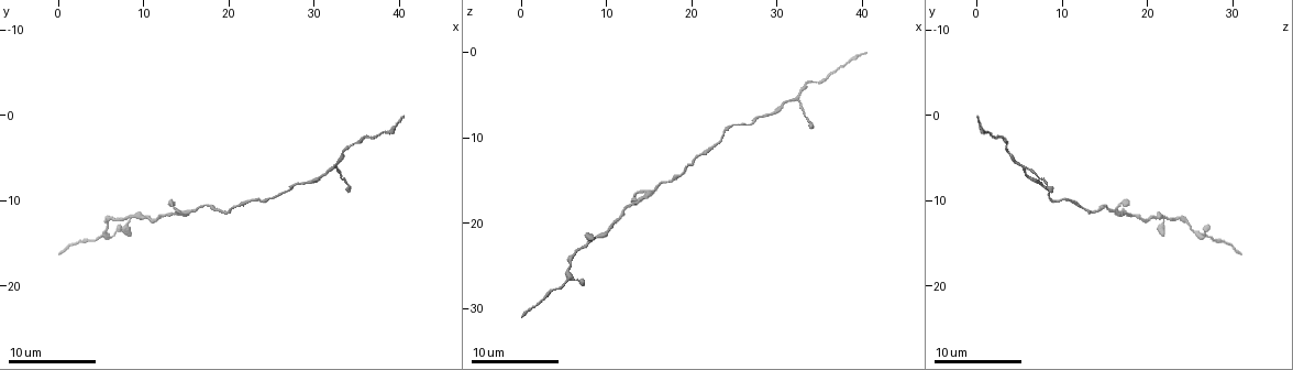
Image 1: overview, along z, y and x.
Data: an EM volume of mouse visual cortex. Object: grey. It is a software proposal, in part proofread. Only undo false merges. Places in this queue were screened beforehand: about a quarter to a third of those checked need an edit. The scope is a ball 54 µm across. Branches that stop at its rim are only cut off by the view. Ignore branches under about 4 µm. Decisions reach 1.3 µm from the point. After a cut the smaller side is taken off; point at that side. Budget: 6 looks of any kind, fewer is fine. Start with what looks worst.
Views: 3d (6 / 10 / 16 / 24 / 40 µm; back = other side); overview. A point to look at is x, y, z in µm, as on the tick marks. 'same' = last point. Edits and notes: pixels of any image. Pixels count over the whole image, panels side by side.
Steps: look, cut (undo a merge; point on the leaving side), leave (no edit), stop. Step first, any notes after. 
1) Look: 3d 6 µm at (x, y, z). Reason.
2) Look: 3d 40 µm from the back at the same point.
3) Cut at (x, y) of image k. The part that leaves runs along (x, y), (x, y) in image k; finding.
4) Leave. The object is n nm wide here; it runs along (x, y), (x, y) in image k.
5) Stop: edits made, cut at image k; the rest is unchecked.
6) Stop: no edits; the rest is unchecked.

Look: 3d 10 µm at (32.4, 6.2, 5.8). Side arm on a straight run.

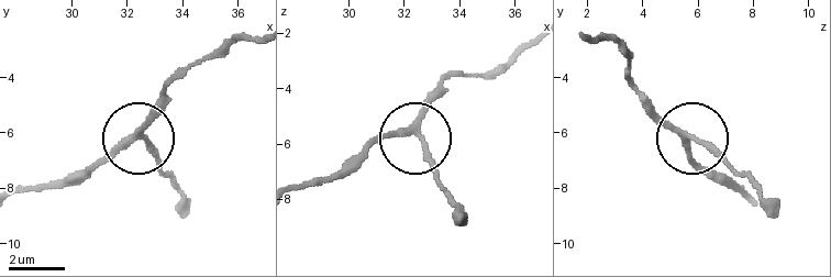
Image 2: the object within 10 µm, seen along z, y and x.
Look: 3d 6 µm at (32.6, 6.2, 5.9).

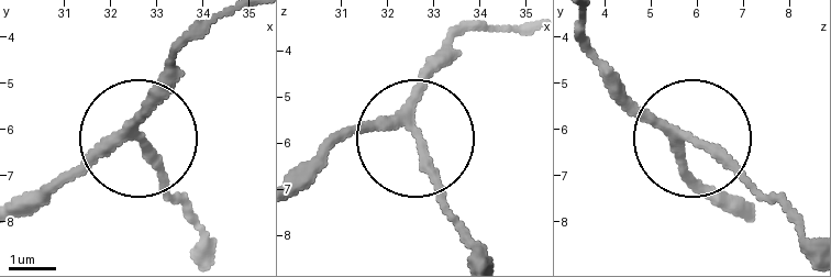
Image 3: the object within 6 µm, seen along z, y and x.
Leave. It runs along (22, 214), (80, 163), (136, 140), (195, 226) in image 3; one cell here.

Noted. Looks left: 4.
Look: 3d 16 µm at (8.2, 12.2, 21.8). Sudden change in width.

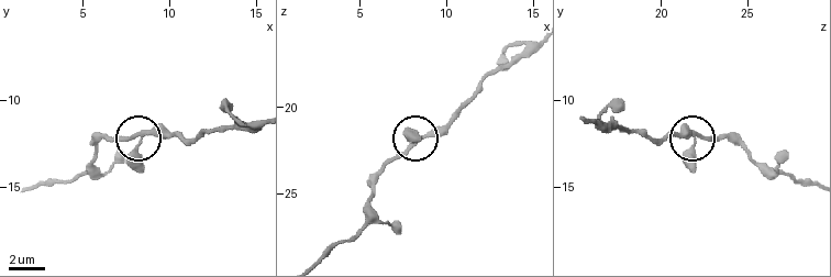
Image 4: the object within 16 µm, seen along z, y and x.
Leave. The object is 200 nm wide here; it runs along (589, 119), (656, 140), (674, 135), (730, 135) in image 4; continuous, no second cell.

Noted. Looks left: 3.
Look: 3d 10 µm at (20.8, 10.8, 12.4). Sudden change in width.

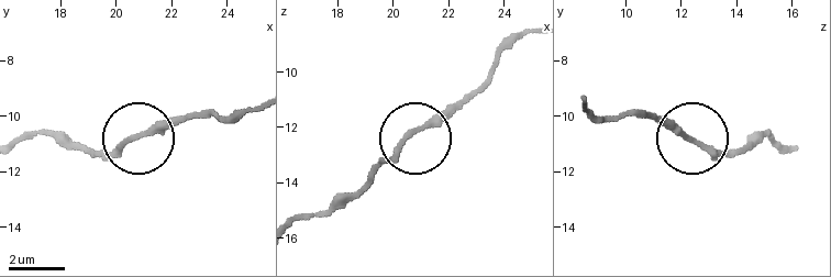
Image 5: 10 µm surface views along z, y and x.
Look: 3d 6 µm at (20.8, 10.7, 12.1).

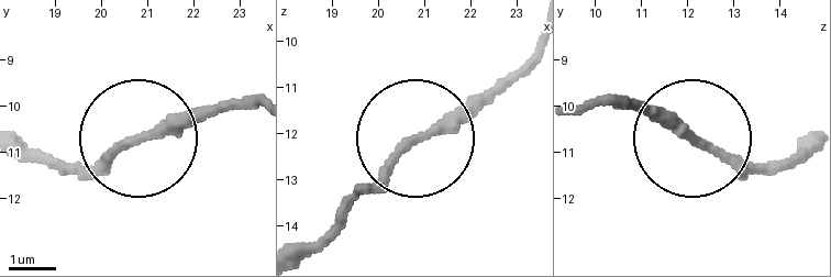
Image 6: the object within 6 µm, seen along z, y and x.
Leave. The object is 190 nm wide here; it runs along (744, 164), (633, 109) in image 6; one cell here.

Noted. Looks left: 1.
Stop: no edits; the rest is unchecked.

